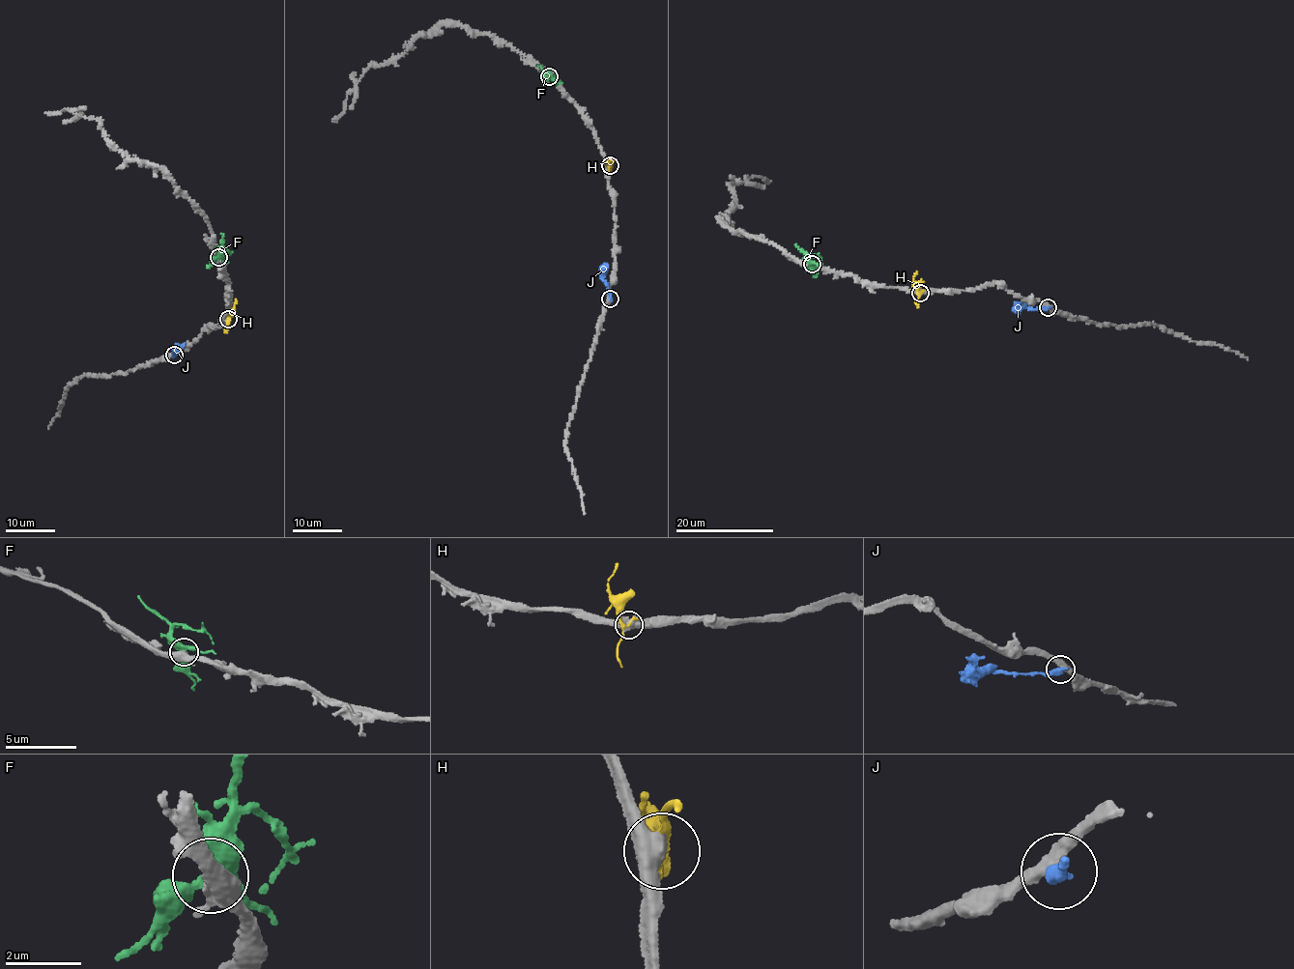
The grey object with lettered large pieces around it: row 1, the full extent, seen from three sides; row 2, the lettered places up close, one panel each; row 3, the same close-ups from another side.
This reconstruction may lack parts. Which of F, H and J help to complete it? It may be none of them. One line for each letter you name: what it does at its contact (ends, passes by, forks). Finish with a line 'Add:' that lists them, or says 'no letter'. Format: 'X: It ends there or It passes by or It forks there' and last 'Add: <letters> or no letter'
Add: no letter

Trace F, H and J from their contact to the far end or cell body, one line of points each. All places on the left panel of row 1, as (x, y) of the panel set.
F: (218, 256), (223, 241), (221, 234)
H: (227, 319), (236, 299)
J: (174, 355), (174, 350), (186, 344)

